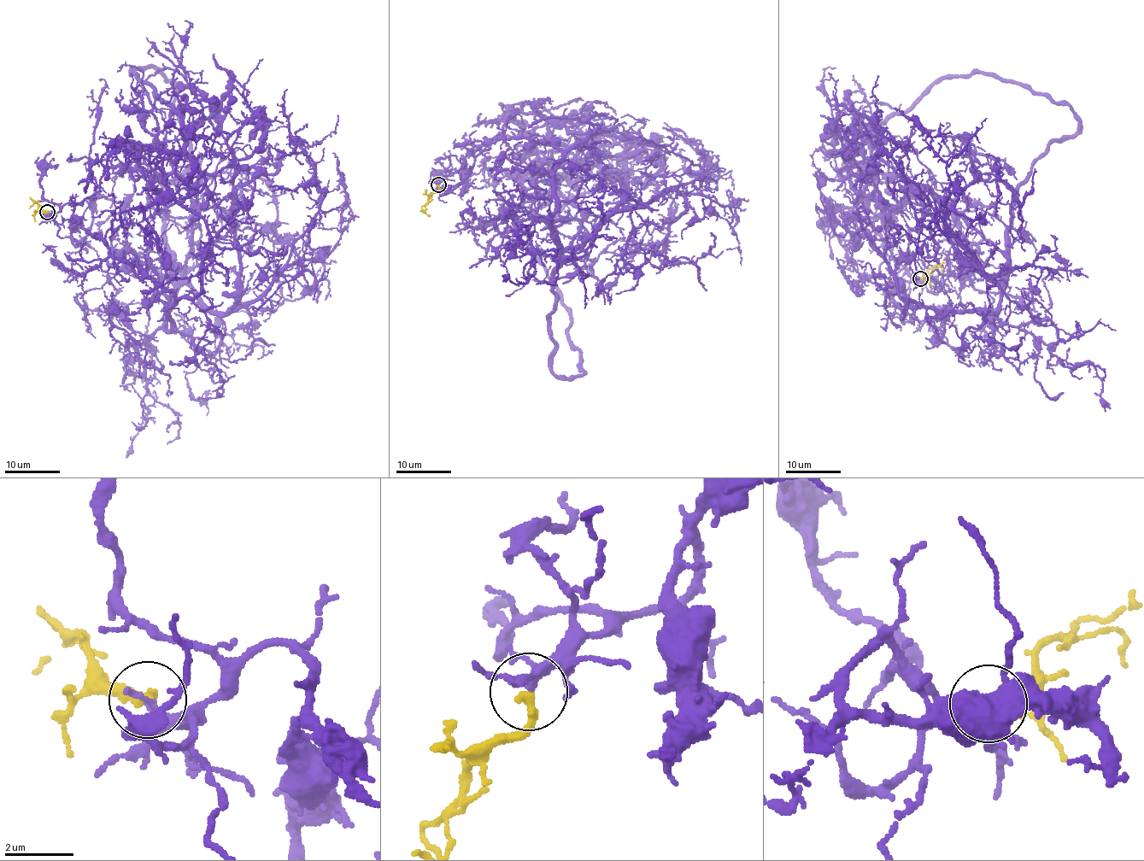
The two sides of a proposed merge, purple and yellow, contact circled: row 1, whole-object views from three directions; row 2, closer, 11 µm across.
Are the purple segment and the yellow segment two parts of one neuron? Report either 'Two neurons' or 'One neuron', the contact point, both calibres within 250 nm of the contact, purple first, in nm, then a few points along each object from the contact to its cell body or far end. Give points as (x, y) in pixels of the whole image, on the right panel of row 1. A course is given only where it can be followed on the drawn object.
One neuron. Place: (920, 278). Thickness 150 nm (purple) against 280 nm. Course of purple: (920, 278), (900, 269), (889, 298), (995, 312), (1009, 261), (985, 271), (947, 224), (975, 166), (946, 123). Course of yellow: (920, 278), (944, 260)

